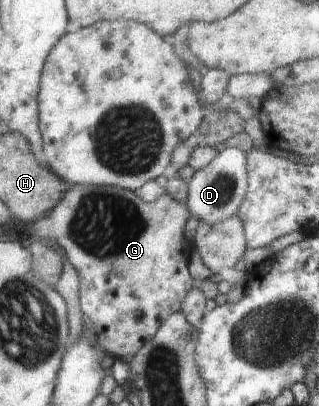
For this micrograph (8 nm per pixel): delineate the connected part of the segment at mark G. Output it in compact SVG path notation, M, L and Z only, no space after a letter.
M70 184L69 189L63 196L63 199L56 204L56 206L44 217L40 218L40 222L34 224L34 234L40 238L52 238L60 249L64 250L64 258L72 264L74 270L78 273L80 278L80 310L82 310L83 328L86 330L96 330L100 334L100 346L104 346L104 350L109 353L114 359L122 359L124 356L132 356L144 346L145 342L152 340L154 334L158 332L160 326L163 325L164 320L181 310L182 300L184 296L190 292L190 288L197 284L197 281L190 276L188 271L188 264L190 259L190 242L184 236L186 222L191 217L187 205L184 202L178 202L176 198L162 194L156 202L144 202L136 192L130 190L122 190L112 186L94 186L82 184Z

